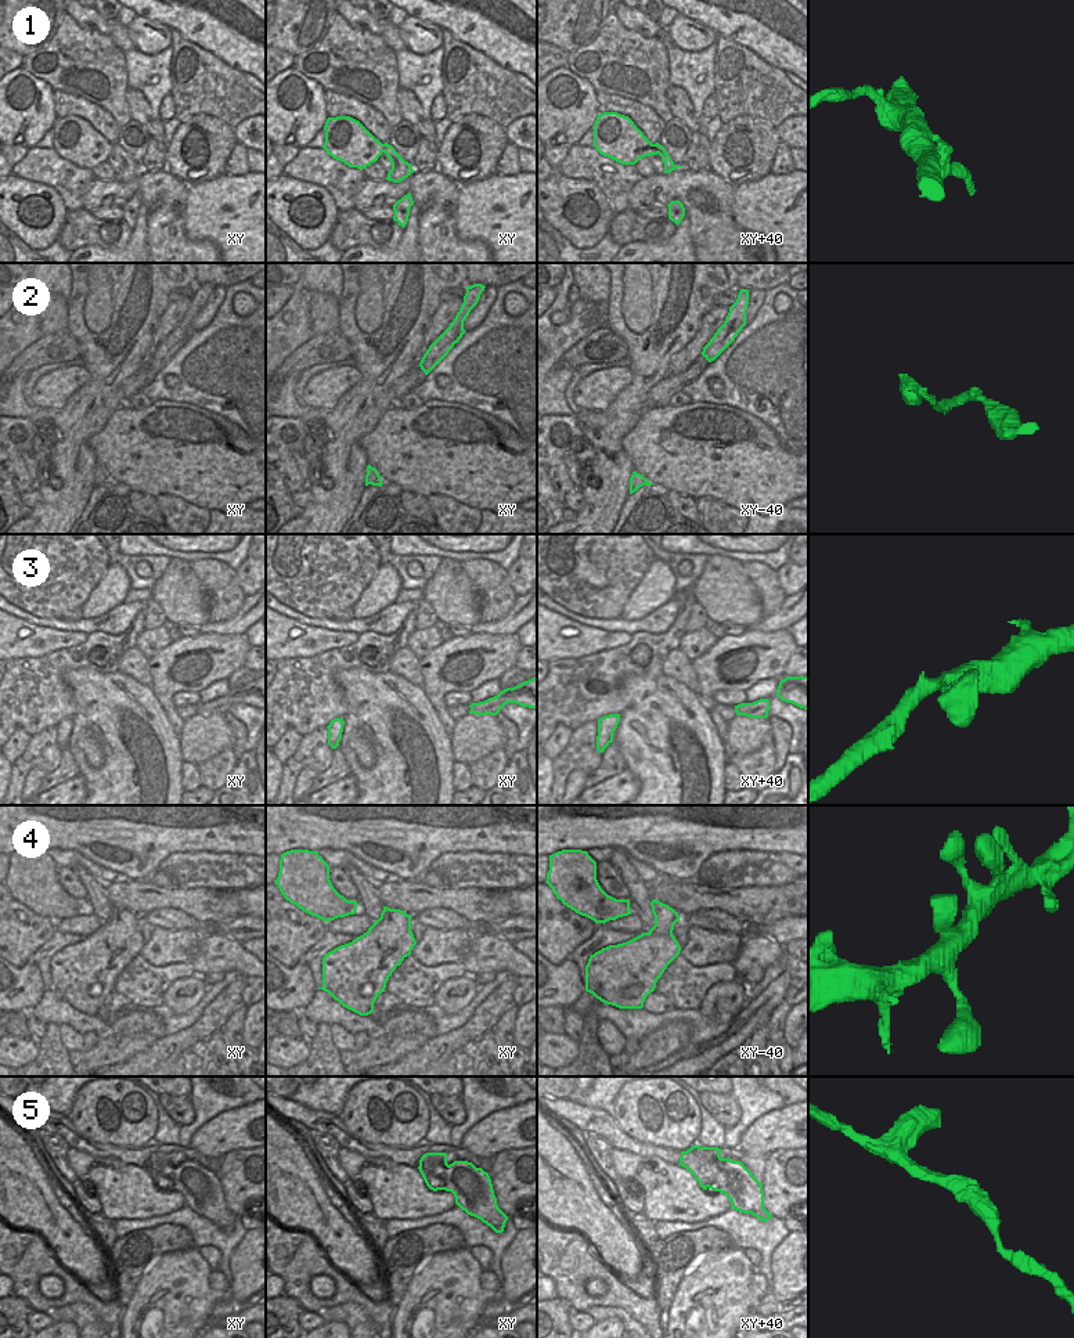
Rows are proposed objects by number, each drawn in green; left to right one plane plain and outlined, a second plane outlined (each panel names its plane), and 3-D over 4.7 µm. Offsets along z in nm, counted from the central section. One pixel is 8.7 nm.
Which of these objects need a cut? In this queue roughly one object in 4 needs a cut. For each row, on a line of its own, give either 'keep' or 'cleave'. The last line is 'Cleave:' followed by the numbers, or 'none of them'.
1: cleave
2: keep
3: keep
4: keep
5: keep
Cleave: 1

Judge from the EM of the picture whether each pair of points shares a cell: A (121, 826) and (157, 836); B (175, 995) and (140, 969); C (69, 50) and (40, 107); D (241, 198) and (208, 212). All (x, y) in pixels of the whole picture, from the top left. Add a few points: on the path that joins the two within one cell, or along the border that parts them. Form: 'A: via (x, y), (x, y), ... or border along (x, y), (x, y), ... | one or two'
A: via (129, 826), (148, 828) | one
B: border along (195, 974), (177, 978), (168, 988), (162, 1005) | two
C: border along (24, 68), (43, 79), (53, 90) | two
D: via (233, 202), (224, 202), (216, 211) | one

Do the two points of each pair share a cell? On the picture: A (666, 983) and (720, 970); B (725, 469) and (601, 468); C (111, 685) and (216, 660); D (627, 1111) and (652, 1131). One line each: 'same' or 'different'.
A: same
B: different
C: different
D: same

